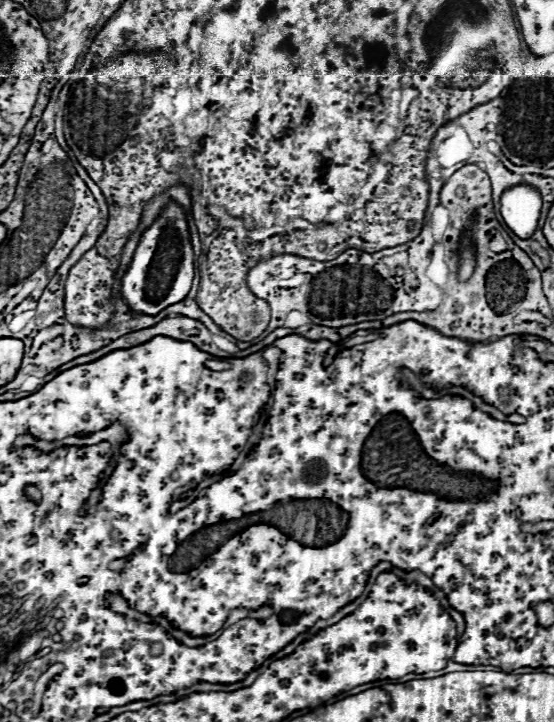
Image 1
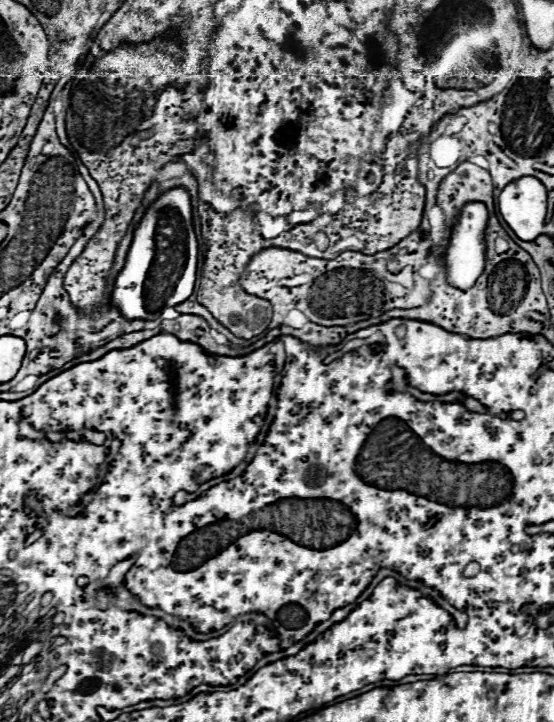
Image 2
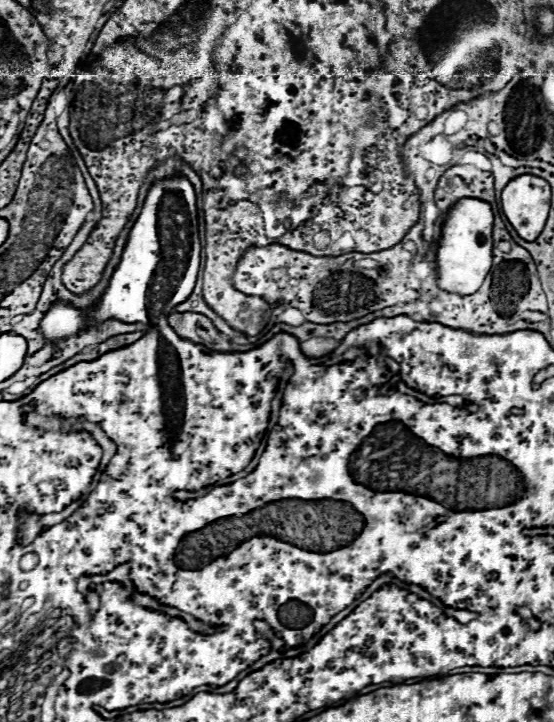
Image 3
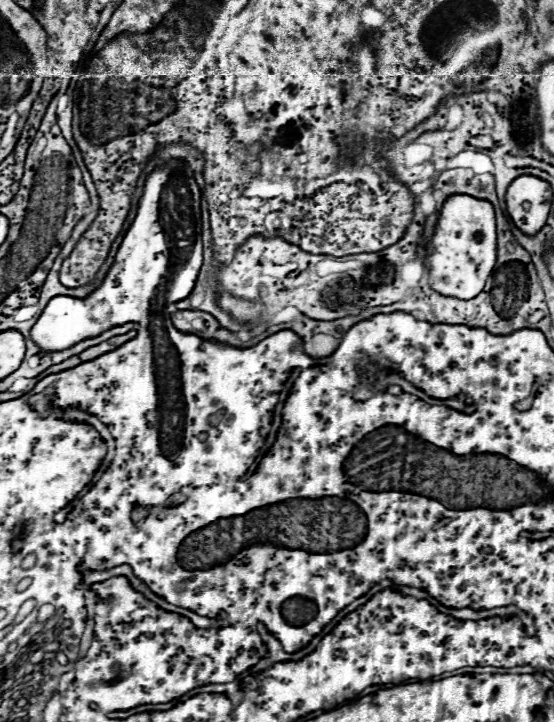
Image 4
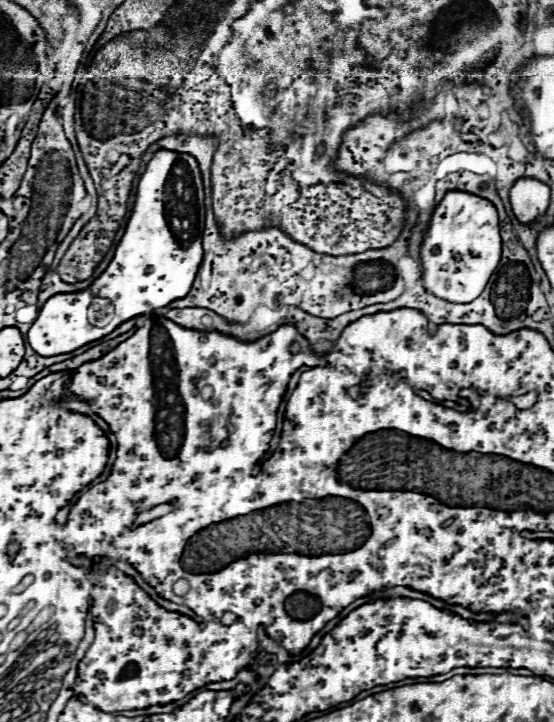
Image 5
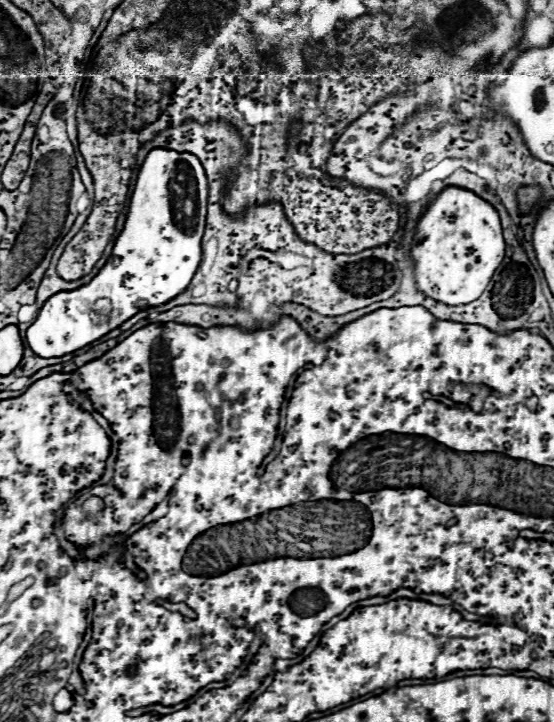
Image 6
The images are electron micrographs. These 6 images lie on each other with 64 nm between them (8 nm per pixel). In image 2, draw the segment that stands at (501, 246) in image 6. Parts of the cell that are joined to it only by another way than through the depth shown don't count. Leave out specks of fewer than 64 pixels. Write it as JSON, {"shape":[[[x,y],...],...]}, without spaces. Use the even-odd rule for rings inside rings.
{"shape":[[[468,202],[462,206],[456,224],[452,226],[448,248],[442,256],[446,266],[446,280],[458,290],[470,290],[486,266],[486,226],[488,226],[488,208],[484,202]]]}

